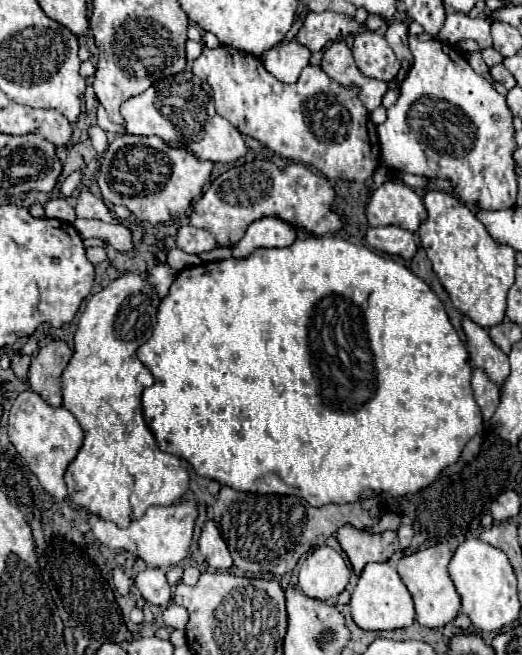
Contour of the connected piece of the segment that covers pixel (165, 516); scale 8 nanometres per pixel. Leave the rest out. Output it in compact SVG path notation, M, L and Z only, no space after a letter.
M184 500L164 508L152 506L146 510L142 518L130 522L128 528L118 528L114 522L108 522L96 514L86 512L86 522L90 524L90 530L94 532L96 540L100 540L104 546L112 550L124 550L136 554L148 566L156 566L156 568L178 566L184 558L188 558L196 528L196 518L198 518L198 506L194 500Z

